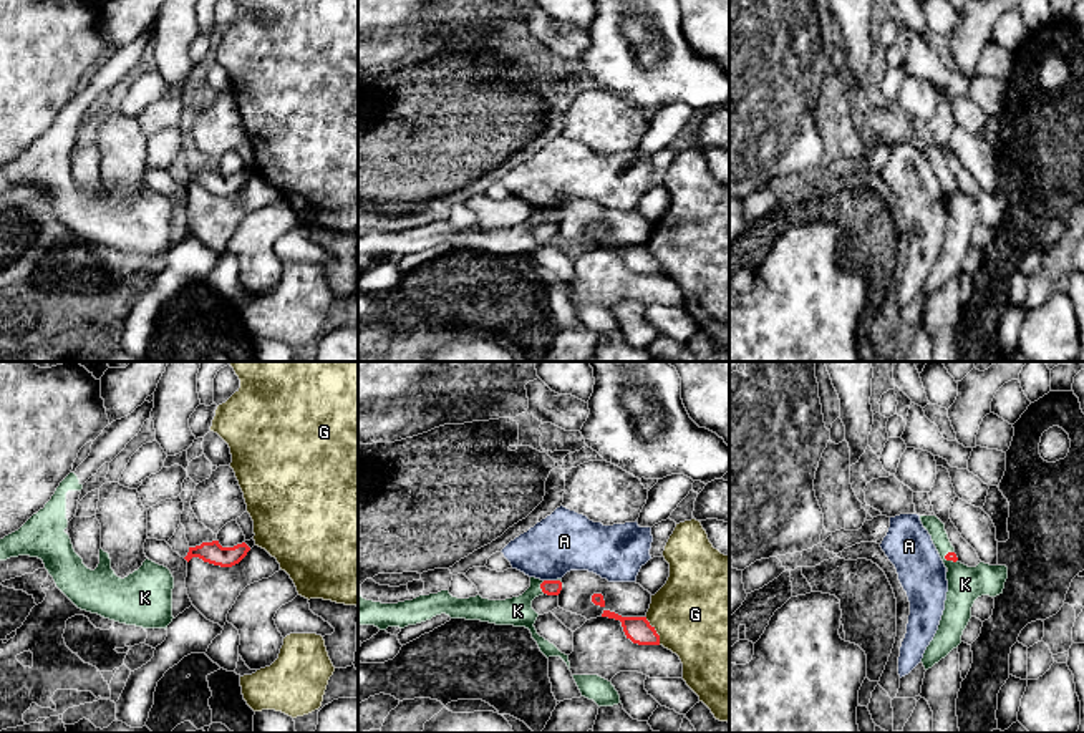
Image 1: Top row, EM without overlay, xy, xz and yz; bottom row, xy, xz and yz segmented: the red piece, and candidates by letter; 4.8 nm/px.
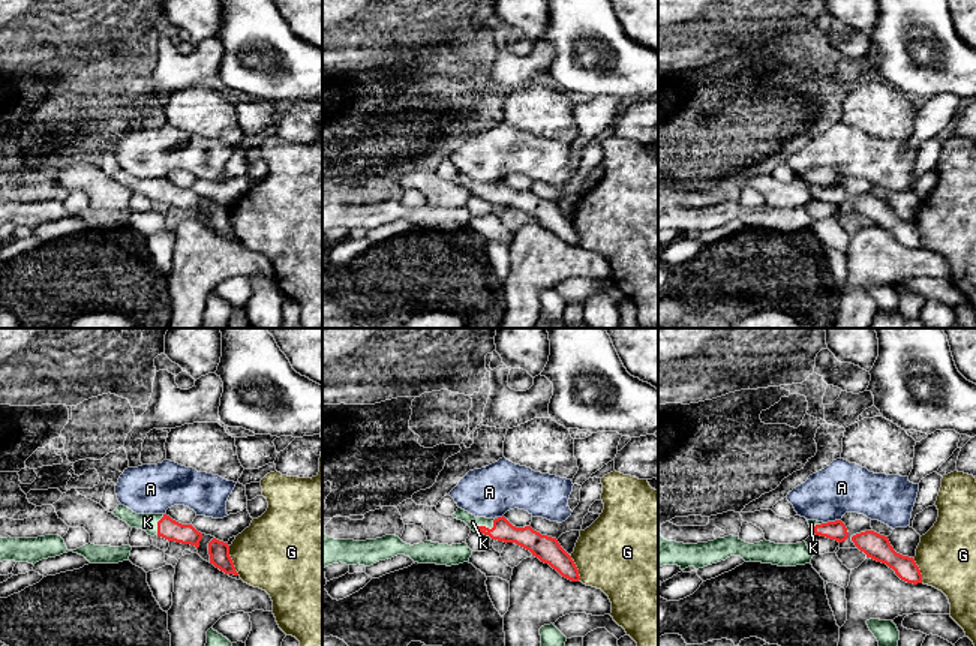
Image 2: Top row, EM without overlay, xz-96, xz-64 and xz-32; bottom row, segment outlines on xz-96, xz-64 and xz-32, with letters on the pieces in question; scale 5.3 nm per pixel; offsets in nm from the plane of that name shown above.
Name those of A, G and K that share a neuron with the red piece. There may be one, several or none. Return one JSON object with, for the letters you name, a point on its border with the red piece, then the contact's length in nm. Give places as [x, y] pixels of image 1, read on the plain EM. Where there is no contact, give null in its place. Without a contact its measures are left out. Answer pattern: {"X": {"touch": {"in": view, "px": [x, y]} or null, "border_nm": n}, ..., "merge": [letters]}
{"merge": []}

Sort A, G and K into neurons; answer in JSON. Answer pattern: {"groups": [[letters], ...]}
{"groups": [["A"], ["G"], ["K"]]}

